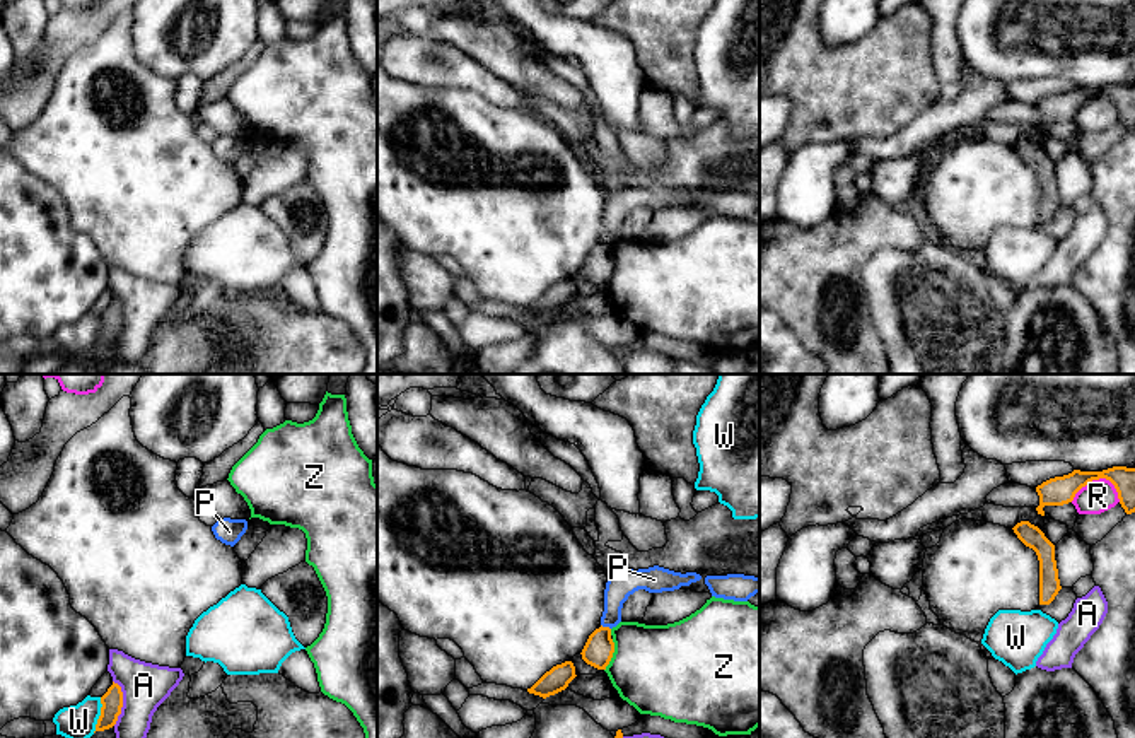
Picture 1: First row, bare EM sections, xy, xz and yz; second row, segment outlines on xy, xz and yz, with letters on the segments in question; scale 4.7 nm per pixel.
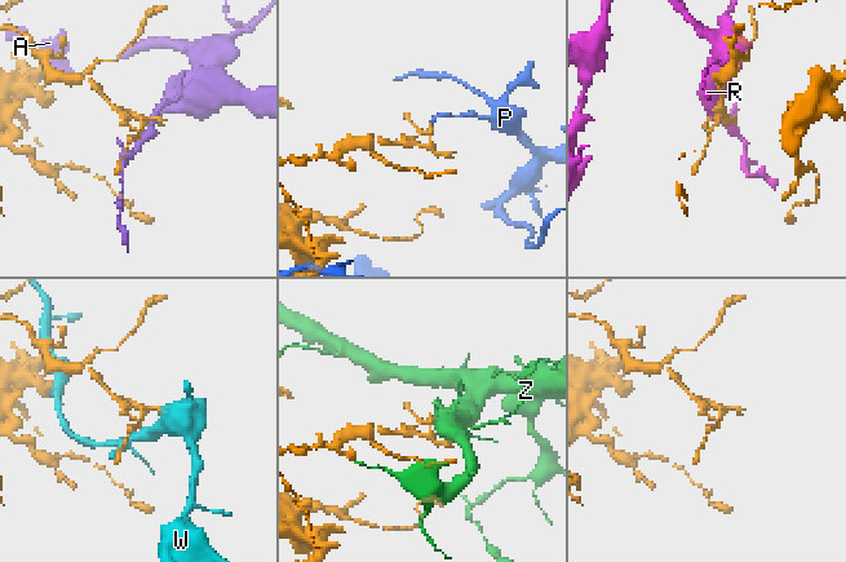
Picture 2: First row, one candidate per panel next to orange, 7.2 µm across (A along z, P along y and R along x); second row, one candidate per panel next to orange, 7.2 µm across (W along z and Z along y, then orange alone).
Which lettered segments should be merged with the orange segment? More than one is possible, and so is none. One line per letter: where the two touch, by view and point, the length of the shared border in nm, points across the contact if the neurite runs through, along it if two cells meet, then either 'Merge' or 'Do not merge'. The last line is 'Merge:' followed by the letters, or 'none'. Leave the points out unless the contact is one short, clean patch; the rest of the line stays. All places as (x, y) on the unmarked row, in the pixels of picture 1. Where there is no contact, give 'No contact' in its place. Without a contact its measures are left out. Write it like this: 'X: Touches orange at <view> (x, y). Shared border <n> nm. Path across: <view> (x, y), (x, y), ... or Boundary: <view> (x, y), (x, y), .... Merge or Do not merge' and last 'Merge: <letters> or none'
A: Touches orange at xy (122, 320). Shared border 220 nm. Do not merge
P: Touches orange at xz (606, 245). Shared border 50 nm. Do not merge
R: Touches orange at yz (1098, 96). Shared border 240 nm. Do not merge
W: Touches orange at xy (101, 332). Shared border 170 nm. Do not merge
Z: Touches orange at xz (611, 272). Shared border 160 nm. Do not merge
Merge: none

